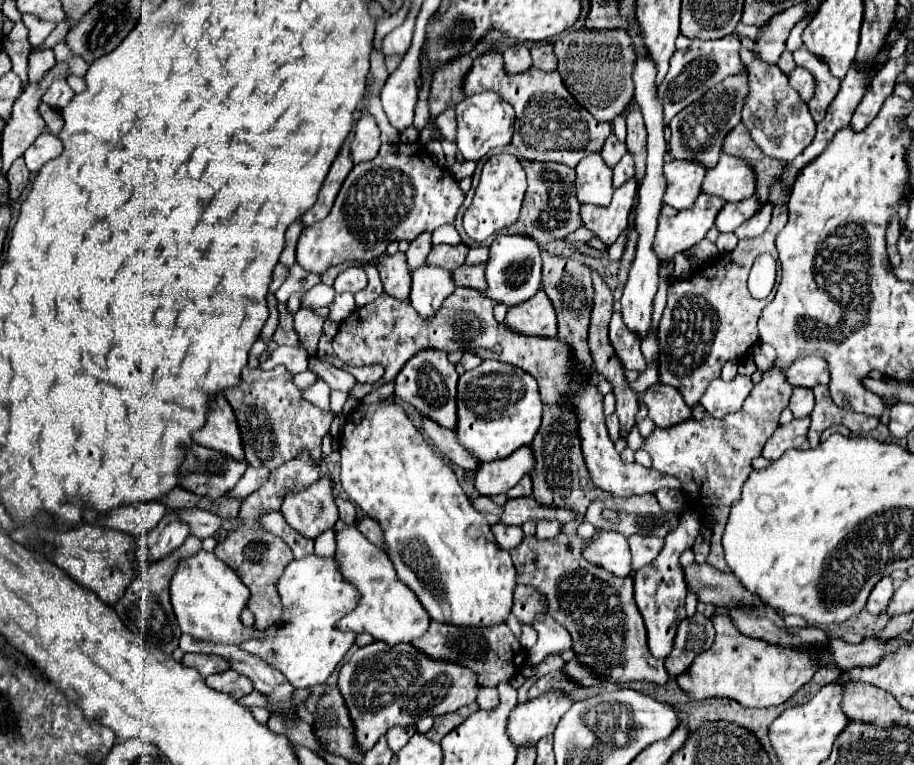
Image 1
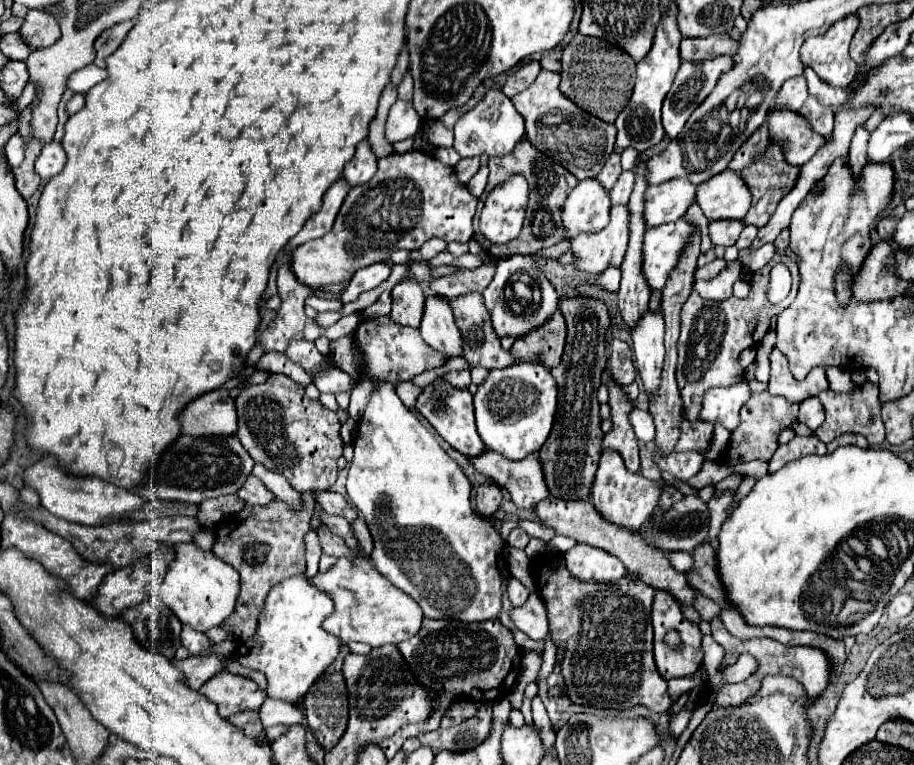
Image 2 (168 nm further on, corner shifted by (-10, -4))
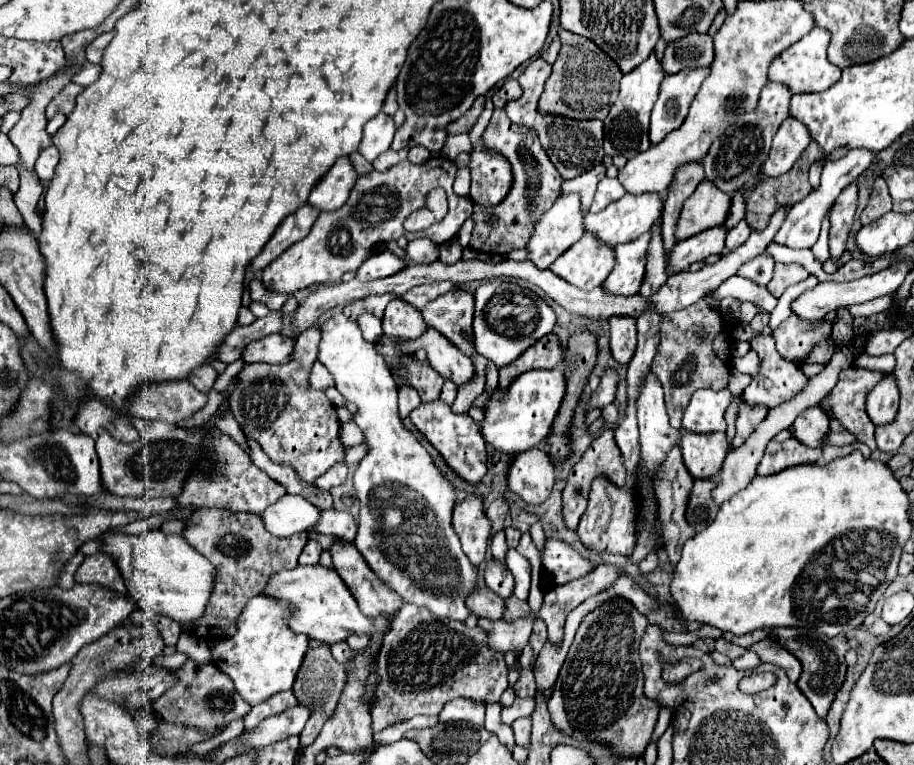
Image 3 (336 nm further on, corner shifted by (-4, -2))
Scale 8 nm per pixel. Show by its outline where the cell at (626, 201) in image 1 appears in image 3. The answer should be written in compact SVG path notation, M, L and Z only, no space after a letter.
M586 233L576 245L566 249L550 267L552 273L566 279L580 289L594 289L602 285L616 265L614 247L598 241L594 233Z

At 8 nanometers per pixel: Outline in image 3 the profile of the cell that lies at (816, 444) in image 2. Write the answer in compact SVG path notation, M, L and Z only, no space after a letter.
M790 437L782 443L770 441L762 461L758 463L758 475L772 475L786 467L800 465L800 463L824 463L822 449L812 449L802 441Z

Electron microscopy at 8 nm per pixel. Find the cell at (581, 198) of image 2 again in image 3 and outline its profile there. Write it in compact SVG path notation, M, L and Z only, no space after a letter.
M568 193L556 199L556 203L552 205L552 209L548 213L544 213L544 217L536 223L536 229L528 241L528 259L534 261L540 269L550 267L568 247L572 247L576 241L580 241L580 237L586 233L584 229L584 211L582 211L582 203L580 203L580 195L576 193Z

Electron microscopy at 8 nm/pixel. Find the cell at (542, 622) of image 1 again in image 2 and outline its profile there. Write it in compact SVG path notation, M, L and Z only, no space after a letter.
M532 593L522 607L512 607L508 611L508 615L510 615L512 623L516 625L516 629L524 631L534 641L544 639L544 635L548 633L546 607L538 593Z

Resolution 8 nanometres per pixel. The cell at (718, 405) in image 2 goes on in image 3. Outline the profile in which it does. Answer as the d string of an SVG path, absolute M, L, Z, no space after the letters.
M698 389L684 411L682 427L694 433L726 431L724 413L732 403L732 399L734 395L730 393L730 389L720 389L720 391Z

